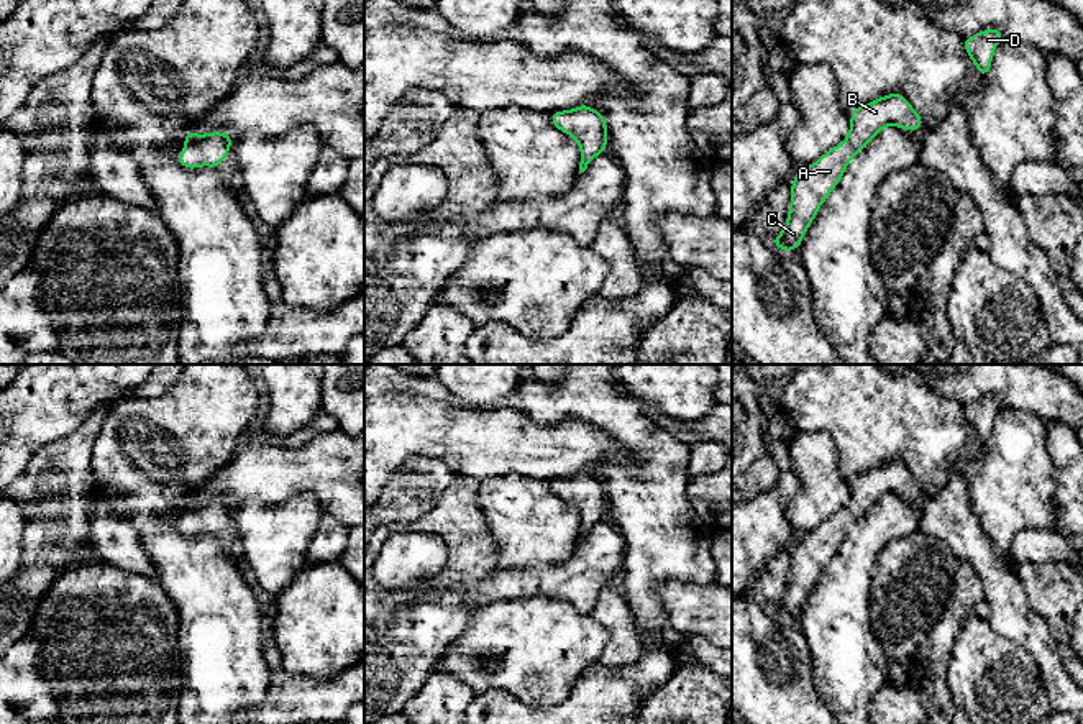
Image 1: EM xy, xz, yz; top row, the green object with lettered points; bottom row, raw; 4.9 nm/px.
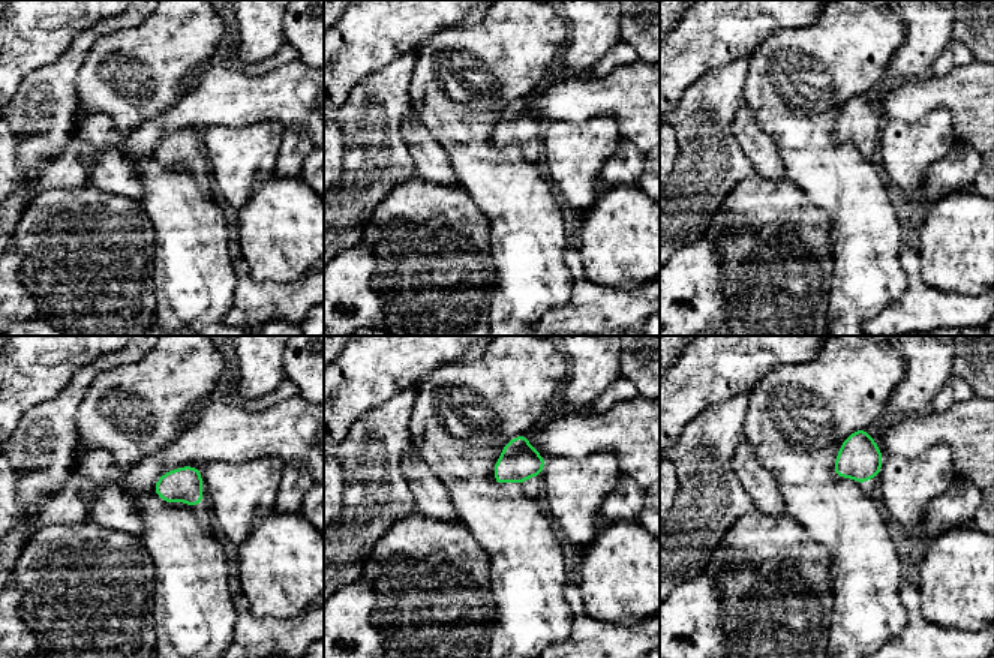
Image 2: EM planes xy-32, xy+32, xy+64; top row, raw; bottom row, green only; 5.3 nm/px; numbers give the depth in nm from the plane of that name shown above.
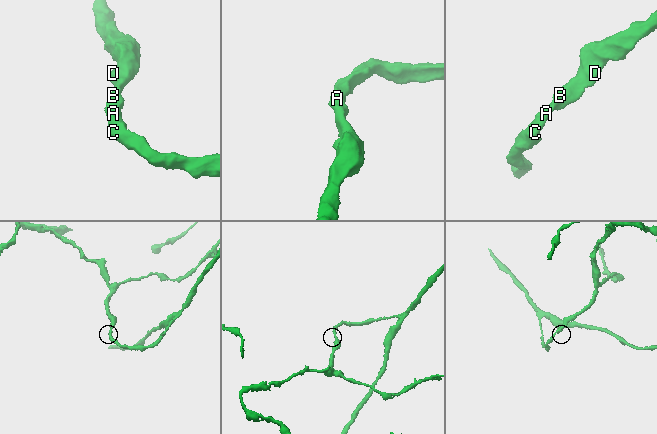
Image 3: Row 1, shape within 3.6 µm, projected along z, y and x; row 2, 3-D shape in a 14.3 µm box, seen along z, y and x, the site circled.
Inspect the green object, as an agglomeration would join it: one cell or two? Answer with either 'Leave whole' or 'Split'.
Leave whole

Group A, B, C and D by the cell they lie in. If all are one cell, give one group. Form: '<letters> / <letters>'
A B C D

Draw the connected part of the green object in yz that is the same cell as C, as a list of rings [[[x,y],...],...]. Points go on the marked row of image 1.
[[[901,92],[883,95],[848,112],[852,126],[847,140],[824,153],[814,164],[801,167],[791,182],[791,205],[786,225],[771,238],[781,251],[794,251],[819,213],[822,202],[840,182],[848,163],[888,125],[906,131],[924,126],[922,117]]]

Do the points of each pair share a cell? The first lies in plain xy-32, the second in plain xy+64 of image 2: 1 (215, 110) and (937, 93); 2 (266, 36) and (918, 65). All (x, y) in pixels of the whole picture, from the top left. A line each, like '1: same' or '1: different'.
1: same
2: same

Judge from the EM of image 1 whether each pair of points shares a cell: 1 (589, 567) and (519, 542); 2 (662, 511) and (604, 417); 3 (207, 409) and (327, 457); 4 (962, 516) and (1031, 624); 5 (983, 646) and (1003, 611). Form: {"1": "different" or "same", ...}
{"1": "different", "2": "same", "3": "different", "4": "same", "5": "different"}

